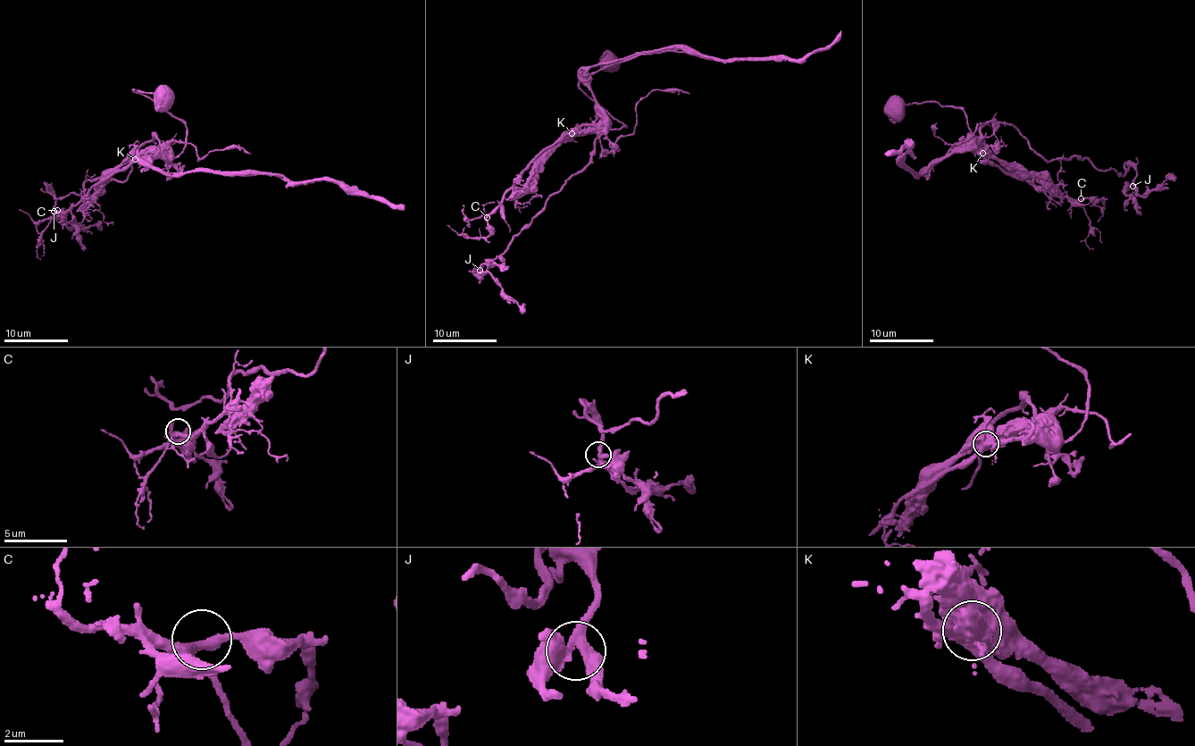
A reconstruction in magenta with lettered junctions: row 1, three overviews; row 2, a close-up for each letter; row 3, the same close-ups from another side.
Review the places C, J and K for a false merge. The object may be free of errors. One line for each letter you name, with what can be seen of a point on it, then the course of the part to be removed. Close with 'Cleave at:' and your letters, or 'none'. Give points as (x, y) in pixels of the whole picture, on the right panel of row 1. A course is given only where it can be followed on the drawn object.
K: at (982, 153); foreign part runs (981, 153), (977, 145), (954, 146), (915, 178), (899, 156), (911, 152), (907, 138), (909, 146), (884, 154)
Cleave at: K

